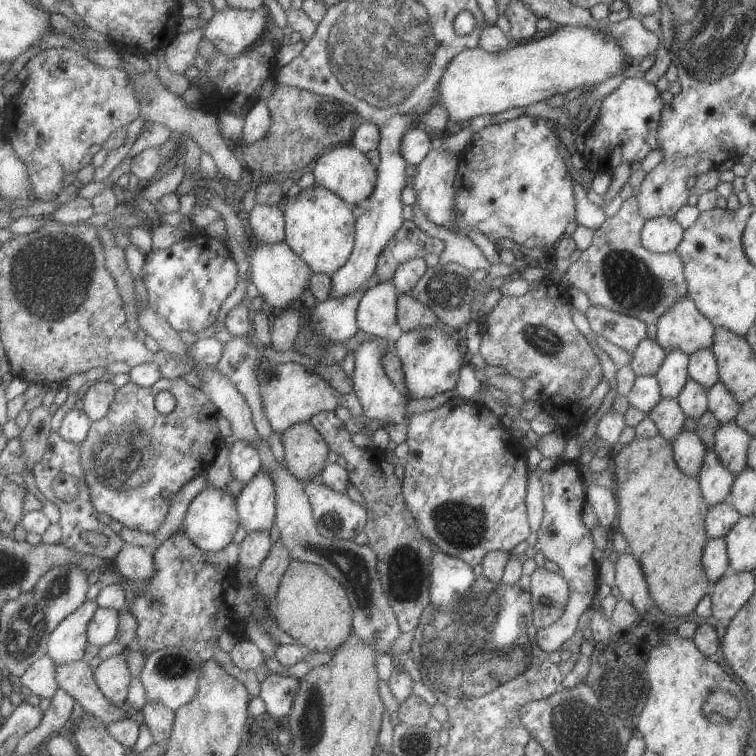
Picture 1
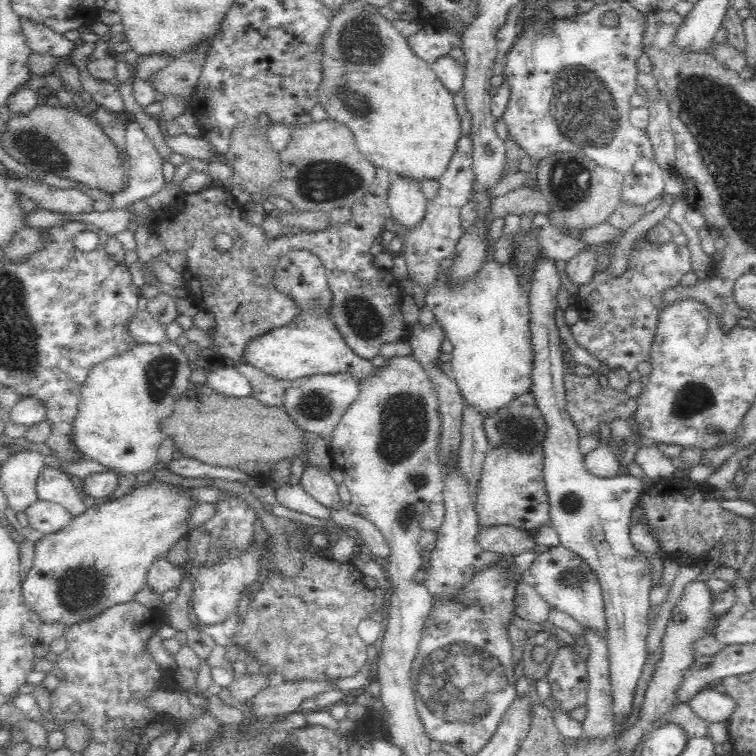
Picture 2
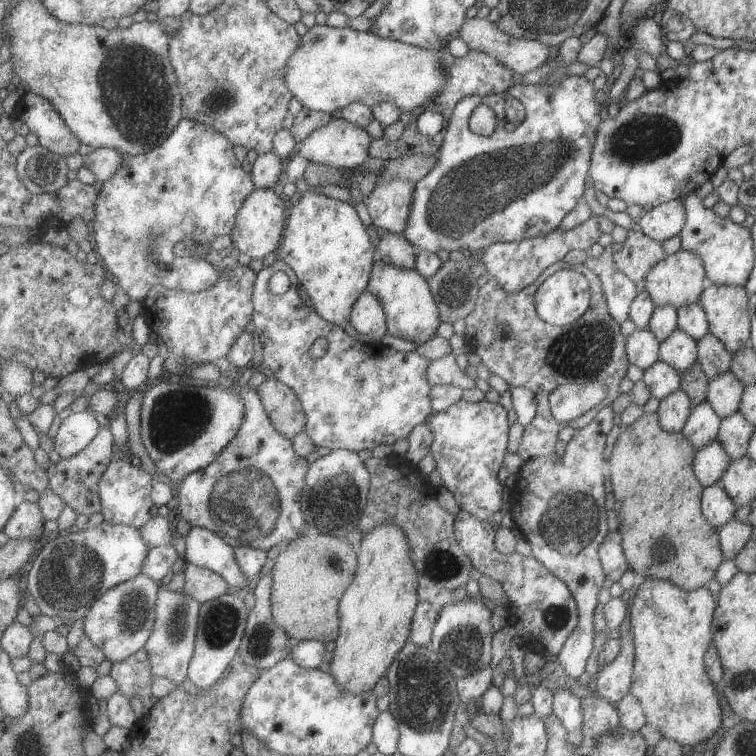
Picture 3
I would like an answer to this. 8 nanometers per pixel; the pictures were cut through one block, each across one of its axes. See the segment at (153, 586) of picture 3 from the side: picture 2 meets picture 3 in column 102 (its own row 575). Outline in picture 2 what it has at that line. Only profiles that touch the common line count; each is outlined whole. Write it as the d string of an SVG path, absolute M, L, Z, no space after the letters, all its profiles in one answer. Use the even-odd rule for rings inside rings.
M543 255L534 270L531 290L528 293L530 333L534 362L532 388L535 405L545 420L544 431L544 479L550 499L550 519L560 535L560 544L586 559L599 579L608 623L607 657L611 686L611 720L613 734L622 738L632 724L630 714L634 710L634 694L646 662L646 637L648 636L649 593L652 579L650 569L635 551L629 537L630 515L634 502L644 491L644 478L618 474L612 478L600 478L586 472L579 452L580 434L566 410L566 386L564 342L556 326L557 296L563 283L554 260Z

